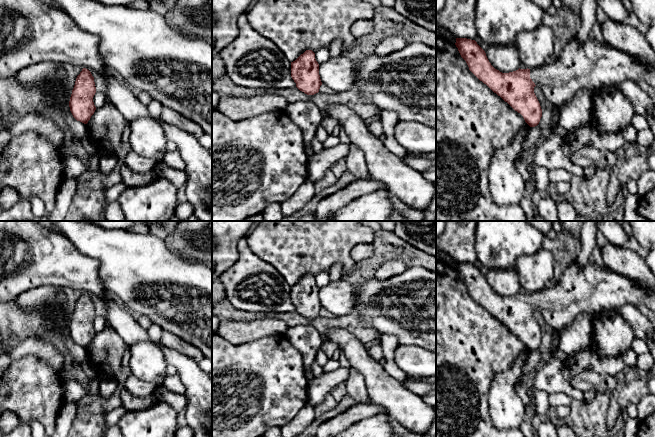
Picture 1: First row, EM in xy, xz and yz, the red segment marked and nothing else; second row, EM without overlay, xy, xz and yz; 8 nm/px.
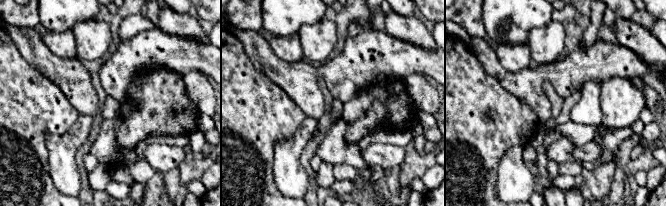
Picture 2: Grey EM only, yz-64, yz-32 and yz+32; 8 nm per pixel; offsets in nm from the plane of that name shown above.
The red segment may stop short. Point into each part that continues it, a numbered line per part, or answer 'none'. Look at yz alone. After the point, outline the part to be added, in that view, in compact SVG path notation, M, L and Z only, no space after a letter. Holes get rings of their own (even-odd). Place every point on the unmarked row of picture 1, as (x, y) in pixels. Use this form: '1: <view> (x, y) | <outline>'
1: yz (593, 288) | M574 262L563 272L558 283L550 288L530 294L530 302L555 331L569 326L580 313L593 315L603 309L620 310L624 305L644 304L655 313L655 287L642 287L624 275L588 263L580 268Z

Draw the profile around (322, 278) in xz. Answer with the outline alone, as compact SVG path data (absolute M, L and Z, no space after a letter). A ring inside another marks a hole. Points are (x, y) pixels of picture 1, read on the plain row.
M321 271L317 273L315 276L315 283L318 288L322 288L330 283L330 274L328 271Z

